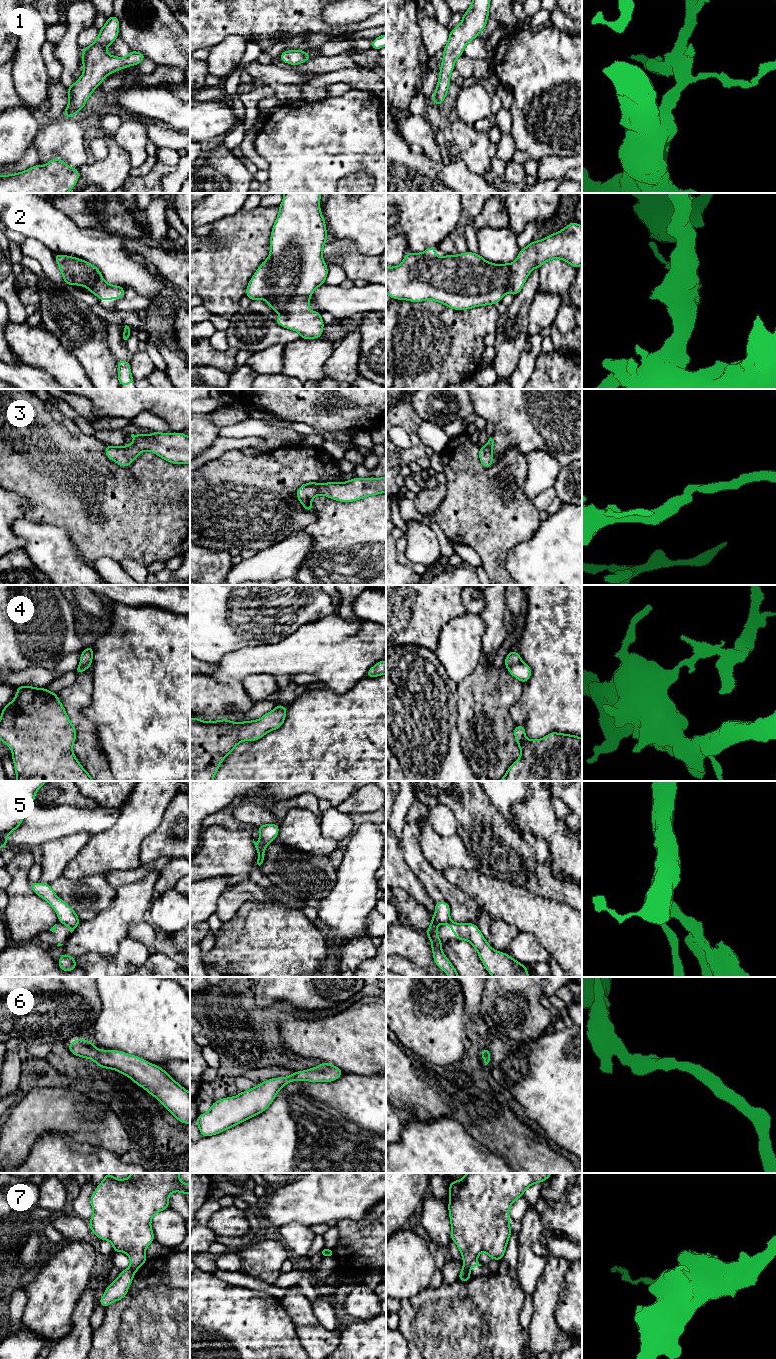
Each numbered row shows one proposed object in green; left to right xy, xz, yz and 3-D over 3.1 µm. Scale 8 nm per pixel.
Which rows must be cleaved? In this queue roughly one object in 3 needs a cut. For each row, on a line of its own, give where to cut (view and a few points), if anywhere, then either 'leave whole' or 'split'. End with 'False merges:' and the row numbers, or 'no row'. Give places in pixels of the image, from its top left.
1: no cut | leave whole
2: no cut | leave whole
3: no cut | leave whole
4: yz (521, 660), (507, 667) | split
5: xz (259, 839), (269, 842) | split
6: no cut | leave whole
7: yz (463, 1266), (468, 1270) | split
False merges: 4, 5, 7

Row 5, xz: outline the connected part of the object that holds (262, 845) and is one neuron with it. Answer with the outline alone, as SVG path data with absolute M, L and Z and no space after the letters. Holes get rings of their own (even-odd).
M253 839L253 843L255 845L256 851L259 853L258 859L257 859L255 865L258 869L260 869L262 867L263 861L265 859L264 850L266 849L266 847L269 845L270 842L259 840L259 843L257 844Z

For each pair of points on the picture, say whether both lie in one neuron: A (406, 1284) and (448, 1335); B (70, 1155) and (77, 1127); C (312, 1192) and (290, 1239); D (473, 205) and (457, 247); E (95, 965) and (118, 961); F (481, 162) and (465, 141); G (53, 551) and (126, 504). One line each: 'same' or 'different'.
A: different
B: different
C: different
D: same
E: same
F: same
G: different

